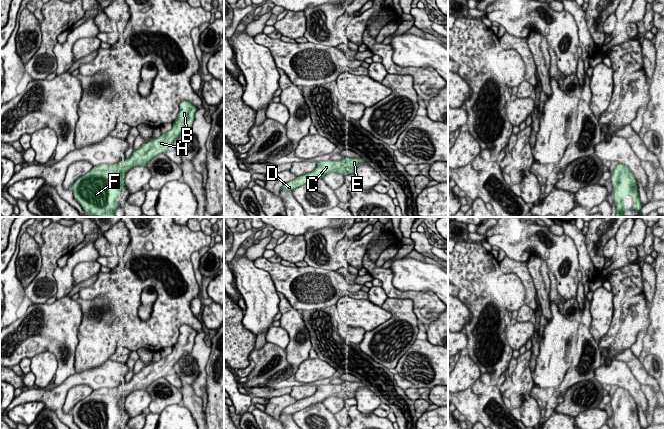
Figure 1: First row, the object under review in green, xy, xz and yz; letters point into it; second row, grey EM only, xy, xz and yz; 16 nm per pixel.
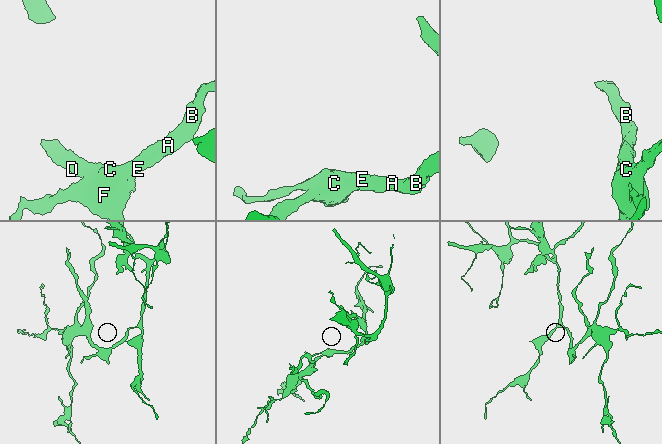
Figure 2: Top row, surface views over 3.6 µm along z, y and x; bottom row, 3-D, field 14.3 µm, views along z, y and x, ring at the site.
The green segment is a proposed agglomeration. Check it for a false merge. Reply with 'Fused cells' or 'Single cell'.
Single cell

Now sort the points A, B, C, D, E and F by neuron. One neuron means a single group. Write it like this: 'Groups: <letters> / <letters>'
Groups: A B C D E F

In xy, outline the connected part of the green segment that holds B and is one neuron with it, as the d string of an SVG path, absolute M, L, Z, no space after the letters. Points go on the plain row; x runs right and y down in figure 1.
M182 325L179 332L177 343L167 357L150 363L129 382L111 389L93 390L79 401L70 412L75 424L80 429L118 429L116 423L126 414L126 397L135 390L146 390L155 380L169 375L183 356L191 354L197 332L189 325Z

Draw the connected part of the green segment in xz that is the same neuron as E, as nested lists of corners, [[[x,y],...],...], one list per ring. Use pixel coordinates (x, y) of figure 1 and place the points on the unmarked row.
[[[344,381],[338,385],[331,383],[327,385],[318,385],[314,395],[296,401],[294,404],[284,408],[281,414],[294,414],[302,409],[309,407],[310,405],[323,403],[323,401],[330,396],[337,396],[345,400],[349,397],[355,398],[356,391],[363,386],[364,384],[362,382],[349,381]]]

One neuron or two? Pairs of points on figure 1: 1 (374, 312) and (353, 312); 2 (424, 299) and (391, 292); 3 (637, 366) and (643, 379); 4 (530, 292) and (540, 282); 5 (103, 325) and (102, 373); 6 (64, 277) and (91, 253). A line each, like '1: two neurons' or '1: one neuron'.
1: one neuron
2: one neuron
3: one neuron
4: two neurons
5: two neurons
6: one neuron

